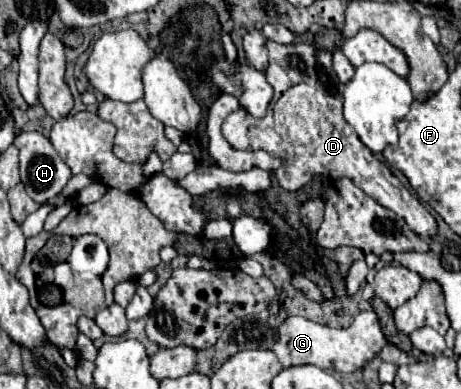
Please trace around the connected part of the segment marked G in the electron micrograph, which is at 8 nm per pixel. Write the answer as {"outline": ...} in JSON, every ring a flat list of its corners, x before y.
{"outline":[[361,310,349,328,329,328,325,324,311,322,303,316,289,316,279,326,279,340,273,344,273,352,279,362,287,366,295,364,313,364,323,370,339,370,339,372,355,372,367,360,375,358,379,350,387,344,377,314,373,310]]}

